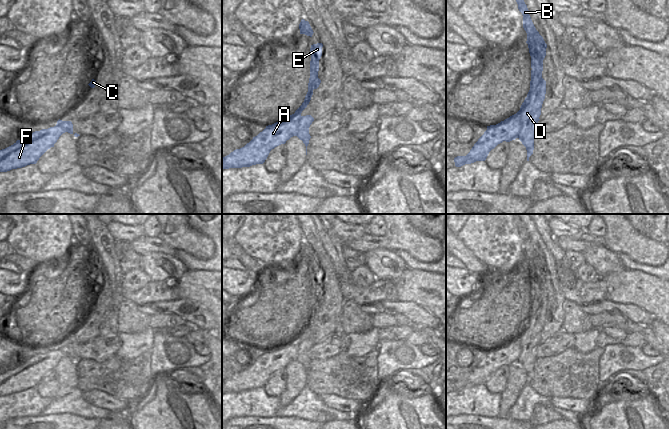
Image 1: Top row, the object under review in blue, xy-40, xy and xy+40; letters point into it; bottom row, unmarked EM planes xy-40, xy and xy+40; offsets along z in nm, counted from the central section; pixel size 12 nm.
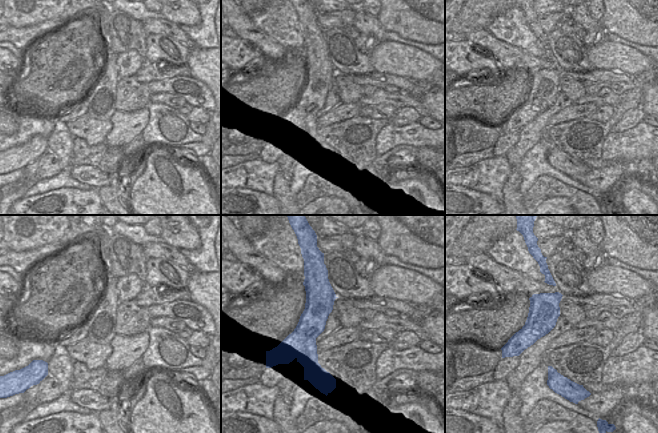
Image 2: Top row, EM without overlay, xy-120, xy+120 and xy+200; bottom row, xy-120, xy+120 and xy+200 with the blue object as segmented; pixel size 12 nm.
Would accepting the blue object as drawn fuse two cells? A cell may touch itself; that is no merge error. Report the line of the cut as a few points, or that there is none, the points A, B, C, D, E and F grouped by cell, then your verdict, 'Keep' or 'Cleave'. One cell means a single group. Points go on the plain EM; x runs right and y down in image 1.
Split along xy+40 (516, 337), (521, 347), (518, 361). Groups: A F / B C D E. Cleave

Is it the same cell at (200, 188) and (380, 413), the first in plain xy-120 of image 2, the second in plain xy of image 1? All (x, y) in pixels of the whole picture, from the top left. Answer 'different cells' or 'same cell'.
same cell

